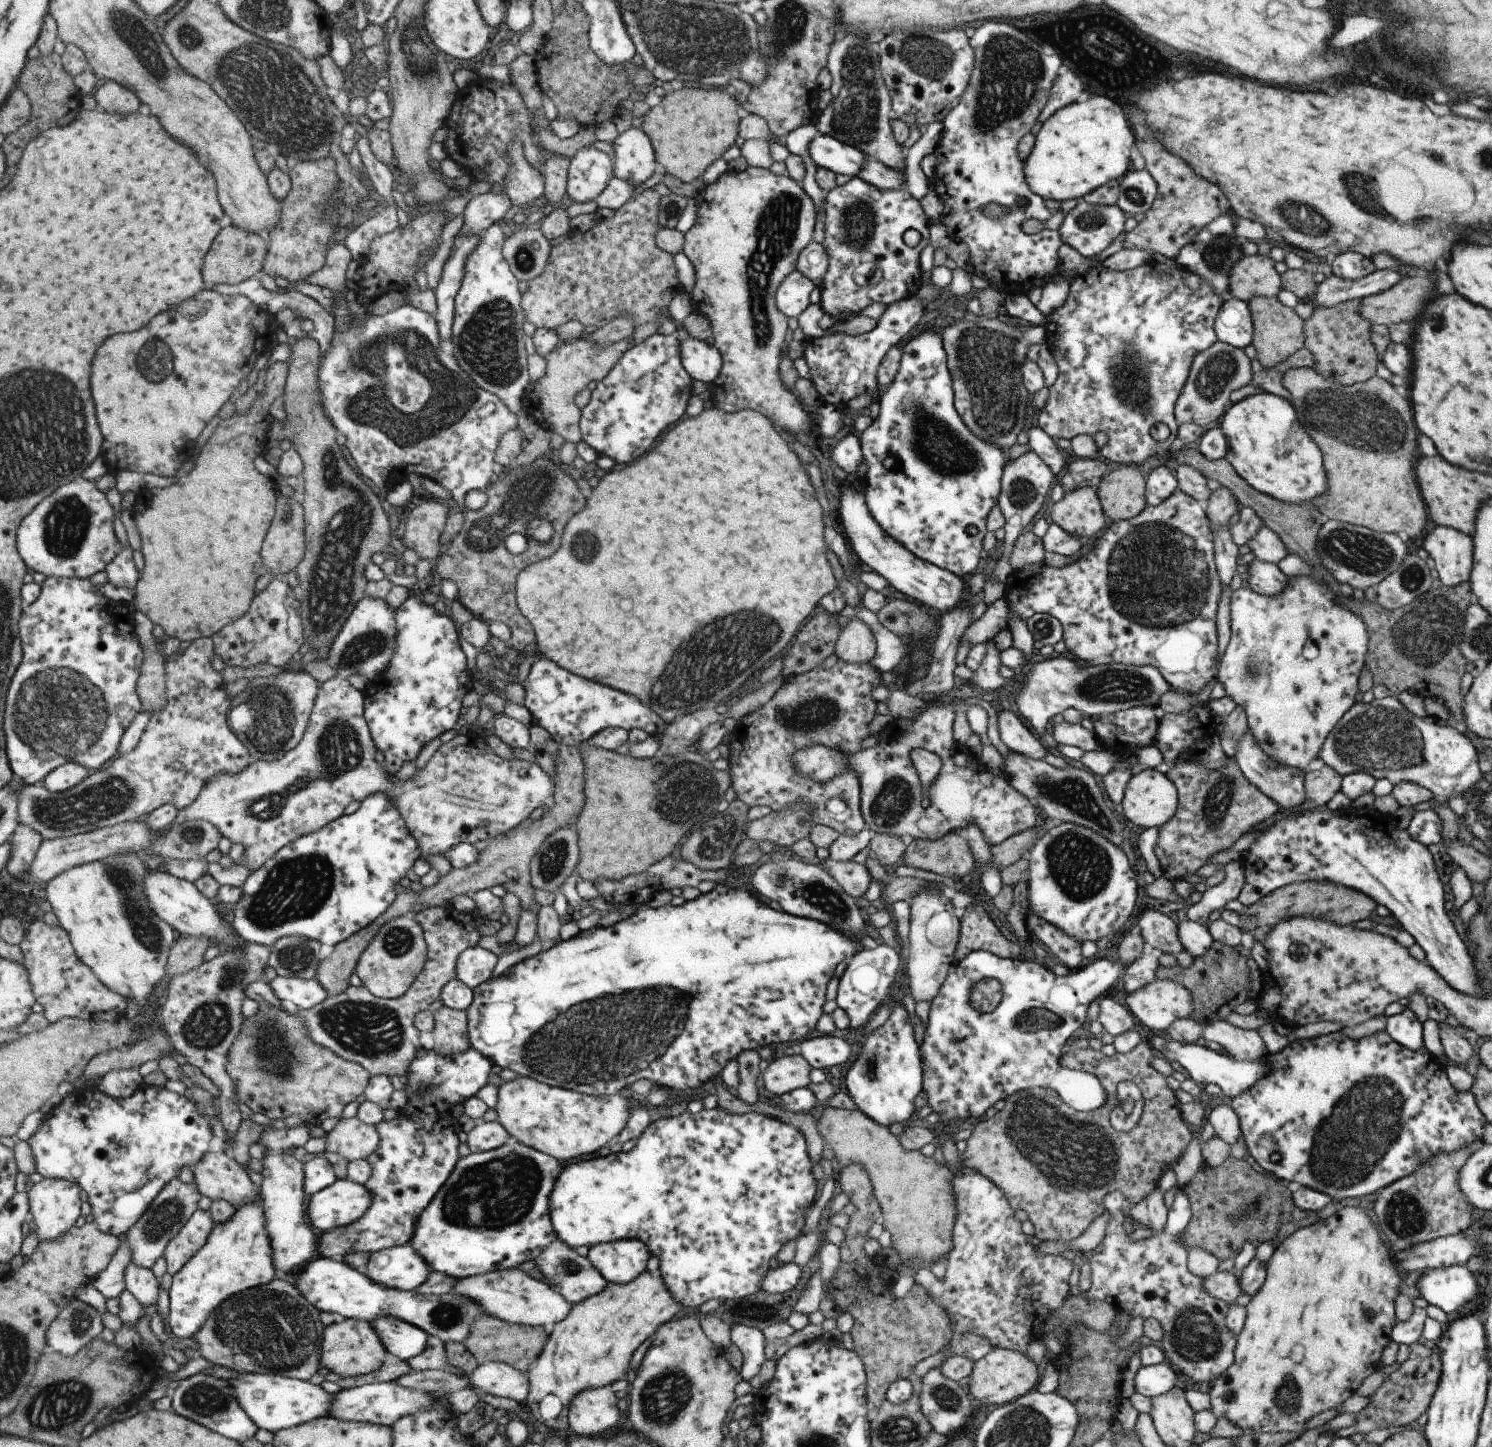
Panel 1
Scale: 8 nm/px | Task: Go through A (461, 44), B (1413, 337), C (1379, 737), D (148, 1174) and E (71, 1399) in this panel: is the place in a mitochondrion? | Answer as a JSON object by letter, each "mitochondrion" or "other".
{"A":"other","B":"other","C":"mitochondrion","D":"mitochondrion","E":"mitochondrion"}

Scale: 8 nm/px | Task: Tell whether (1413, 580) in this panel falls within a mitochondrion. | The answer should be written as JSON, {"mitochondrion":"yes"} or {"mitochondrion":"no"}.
{"mitochondrion":"yes"}

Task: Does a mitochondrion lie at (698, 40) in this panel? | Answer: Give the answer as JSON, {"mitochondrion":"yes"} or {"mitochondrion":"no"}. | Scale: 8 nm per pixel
{"mitochondrion":"yes"}

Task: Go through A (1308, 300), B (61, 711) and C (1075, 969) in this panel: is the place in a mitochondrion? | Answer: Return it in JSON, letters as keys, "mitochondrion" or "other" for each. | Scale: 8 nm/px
{"A":"other","B":"mitochondrion","C":"other"}

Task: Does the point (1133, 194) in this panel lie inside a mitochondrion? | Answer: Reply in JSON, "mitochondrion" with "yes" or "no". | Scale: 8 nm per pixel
{"mitochondrion":"yes"}

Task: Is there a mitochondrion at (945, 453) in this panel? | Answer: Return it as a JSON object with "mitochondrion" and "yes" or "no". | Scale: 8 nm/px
{"mitochondrion":"yes"}

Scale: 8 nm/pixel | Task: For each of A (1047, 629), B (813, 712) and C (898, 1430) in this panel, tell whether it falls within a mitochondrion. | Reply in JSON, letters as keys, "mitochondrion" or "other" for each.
{"A":"mitochondrion","B":"mitochondrion","C":"mitochondrion"}

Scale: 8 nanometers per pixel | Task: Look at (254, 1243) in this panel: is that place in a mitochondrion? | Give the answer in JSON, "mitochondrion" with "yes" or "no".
{"mitochondrion":"no"}

